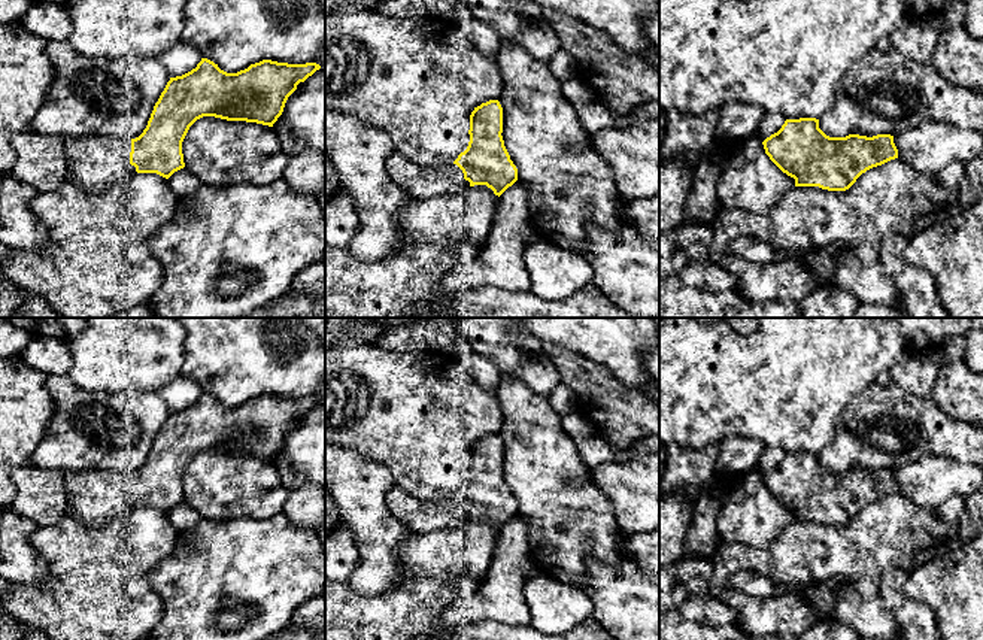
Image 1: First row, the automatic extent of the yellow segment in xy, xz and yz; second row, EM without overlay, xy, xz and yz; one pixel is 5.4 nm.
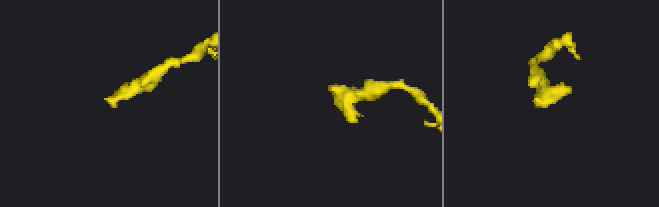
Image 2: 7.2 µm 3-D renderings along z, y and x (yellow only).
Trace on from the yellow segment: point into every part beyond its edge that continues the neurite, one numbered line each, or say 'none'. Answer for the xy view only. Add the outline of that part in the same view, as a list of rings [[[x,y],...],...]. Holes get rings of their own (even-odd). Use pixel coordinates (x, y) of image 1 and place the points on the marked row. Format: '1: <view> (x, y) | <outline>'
1: xy (94, 163) | [[[69,136],[64,140],[67,179],[81,189],[98,194],[136,173],[130,164],[131,139]]]

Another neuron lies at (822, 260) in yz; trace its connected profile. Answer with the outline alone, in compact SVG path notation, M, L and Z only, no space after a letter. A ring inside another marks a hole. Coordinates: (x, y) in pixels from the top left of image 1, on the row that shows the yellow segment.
M828 246L825 249L807 249L803 260L813 264L822 276L829 276L834 266L834 258L838 255L840 248Z

